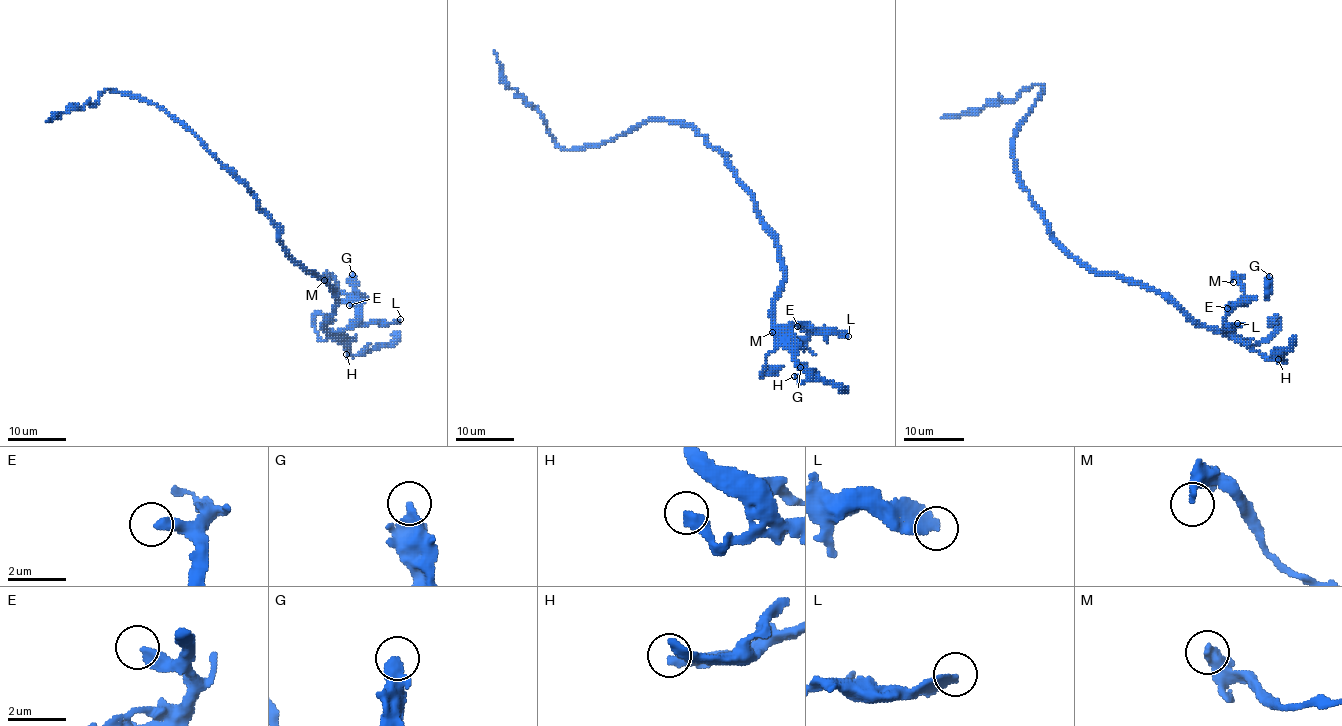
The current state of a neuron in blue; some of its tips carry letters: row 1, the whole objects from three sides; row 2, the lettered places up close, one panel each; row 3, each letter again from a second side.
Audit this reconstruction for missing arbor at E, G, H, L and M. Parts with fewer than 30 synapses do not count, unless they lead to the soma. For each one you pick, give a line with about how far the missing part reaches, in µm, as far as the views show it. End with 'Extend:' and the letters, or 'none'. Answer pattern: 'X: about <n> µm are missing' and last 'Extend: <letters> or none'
E: about 7 µm are missing
H: about 15 µm are missing
Extend: E, H

